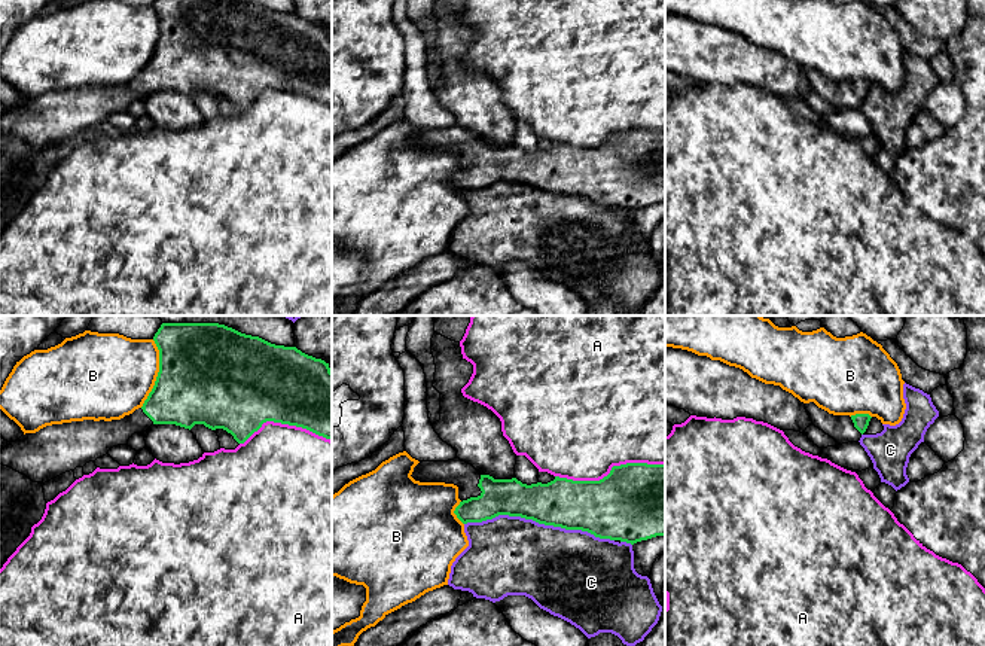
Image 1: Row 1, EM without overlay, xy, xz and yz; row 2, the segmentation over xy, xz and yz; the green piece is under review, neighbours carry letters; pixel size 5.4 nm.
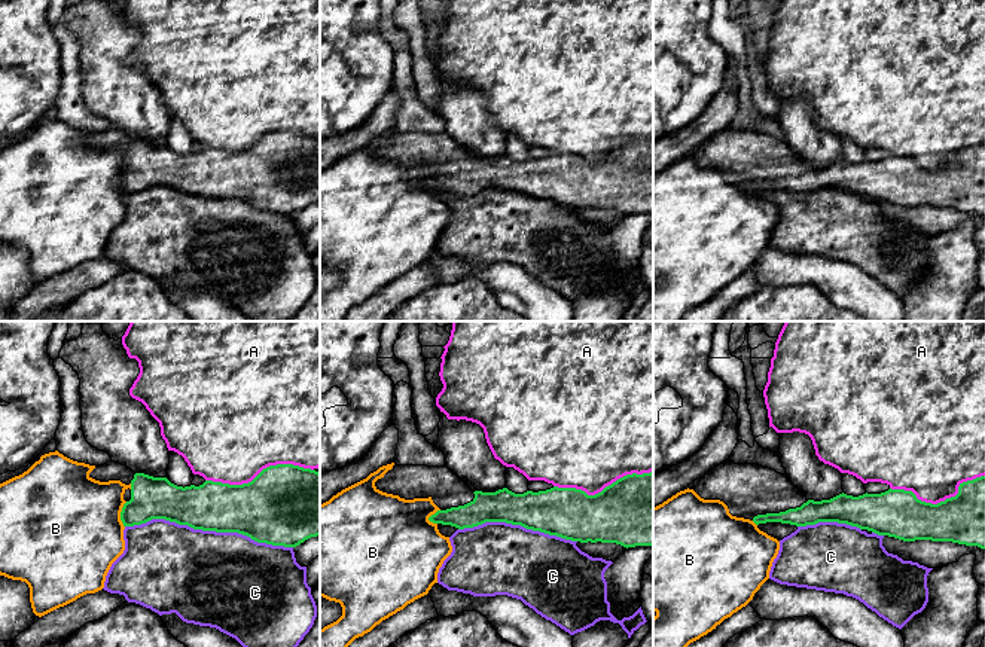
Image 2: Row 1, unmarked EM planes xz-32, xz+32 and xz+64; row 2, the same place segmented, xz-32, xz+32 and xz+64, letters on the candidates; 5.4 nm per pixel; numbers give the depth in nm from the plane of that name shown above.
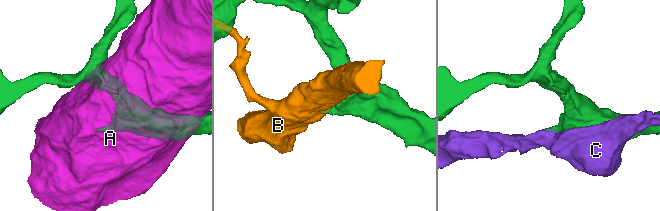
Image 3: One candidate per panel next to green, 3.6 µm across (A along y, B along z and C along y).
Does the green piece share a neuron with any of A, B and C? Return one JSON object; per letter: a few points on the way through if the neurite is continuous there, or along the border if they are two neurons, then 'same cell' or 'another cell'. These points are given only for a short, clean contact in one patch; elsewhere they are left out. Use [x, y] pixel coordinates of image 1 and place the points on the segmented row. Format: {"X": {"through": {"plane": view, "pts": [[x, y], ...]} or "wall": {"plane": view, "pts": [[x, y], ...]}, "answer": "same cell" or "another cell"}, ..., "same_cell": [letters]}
{"A": {"answer": "another cell"}, "B": {"answer": "another cell"}, "C": {"answer": "another cell"}, "same_cell": []}

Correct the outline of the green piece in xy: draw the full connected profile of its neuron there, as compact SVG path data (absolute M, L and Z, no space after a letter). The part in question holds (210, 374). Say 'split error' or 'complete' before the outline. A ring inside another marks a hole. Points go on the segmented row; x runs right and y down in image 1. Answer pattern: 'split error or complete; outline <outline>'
split error; outline M162 323L153 341L159 350L159 372L141 408L121 420L71 421L25 433L0 450L0 464L45 484L95 461L113 447L126 445L134 433L144 433L152 424L189 430L204 424L211 430L223 429L244 444L263 423L274 421L332 441L332 371L324 360L219 323Z

